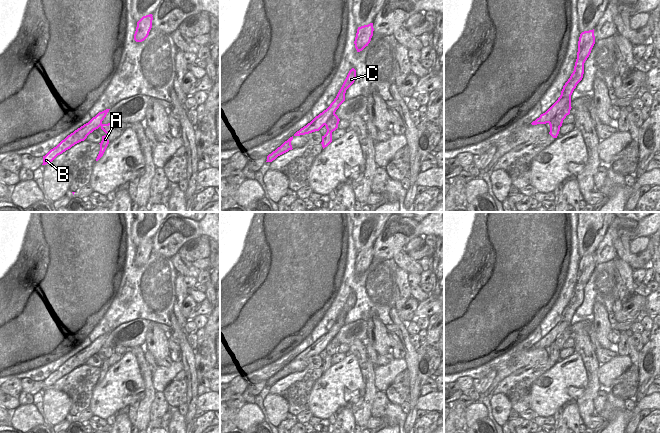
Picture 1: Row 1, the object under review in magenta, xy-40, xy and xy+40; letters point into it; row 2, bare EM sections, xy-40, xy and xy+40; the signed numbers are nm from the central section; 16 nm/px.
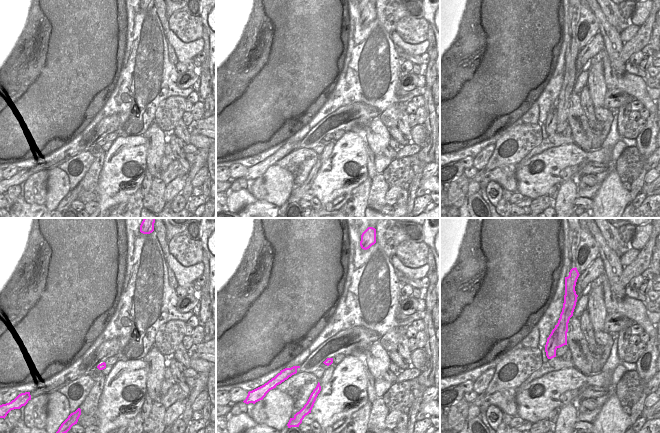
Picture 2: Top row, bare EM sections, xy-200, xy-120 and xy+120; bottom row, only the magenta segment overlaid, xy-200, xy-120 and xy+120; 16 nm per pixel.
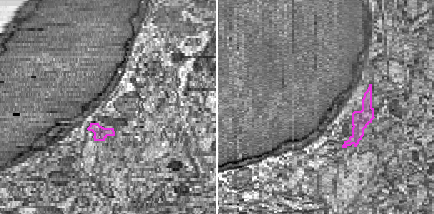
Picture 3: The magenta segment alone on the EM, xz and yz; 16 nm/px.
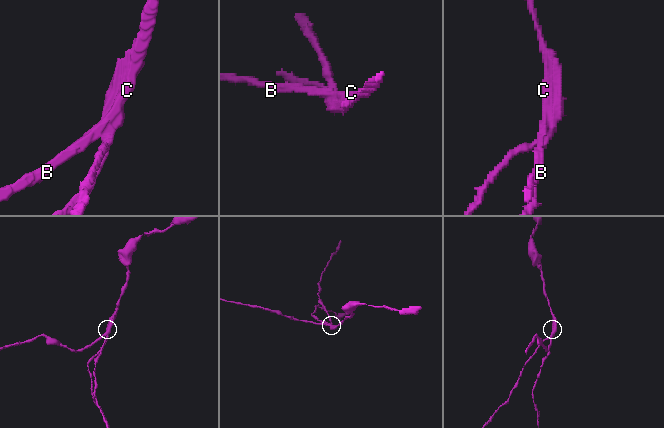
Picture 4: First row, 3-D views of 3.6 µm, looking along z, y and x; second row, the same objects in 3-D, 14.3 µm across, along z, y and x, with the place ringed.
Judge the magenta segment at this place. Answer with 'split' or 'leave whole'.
split

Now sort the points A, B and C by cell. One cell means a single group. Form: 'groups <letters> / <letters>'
groups A / B C

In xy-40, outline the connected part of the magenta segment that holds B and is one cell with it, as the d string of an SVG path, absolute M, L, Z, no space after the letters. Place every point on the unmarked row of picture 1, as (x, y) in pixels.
M106 333L99 336L95 341L93 341L88 347L84 348L73 357L68 359L64 364L62 364L56 371L51 373L45 380L43 380L43 388L46 389L52 386L58 379L62 378L66 374L70 373L75 368L84 365L87 360L94 354L98 353L107 337L110 333Z

